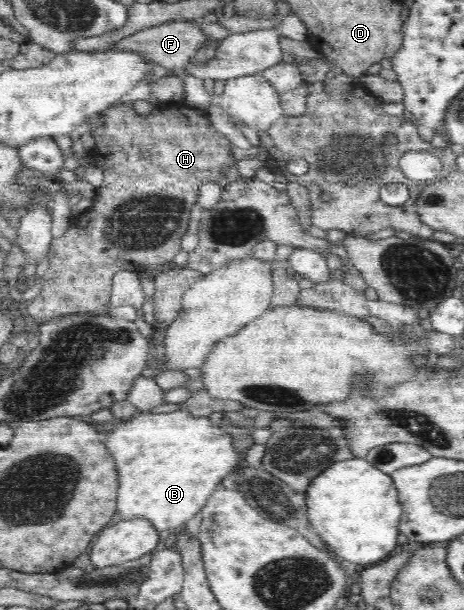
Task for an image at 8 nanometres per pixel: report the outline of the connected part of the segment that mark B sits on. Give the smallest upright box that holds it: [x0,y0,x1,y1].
[105,409,241,531]

